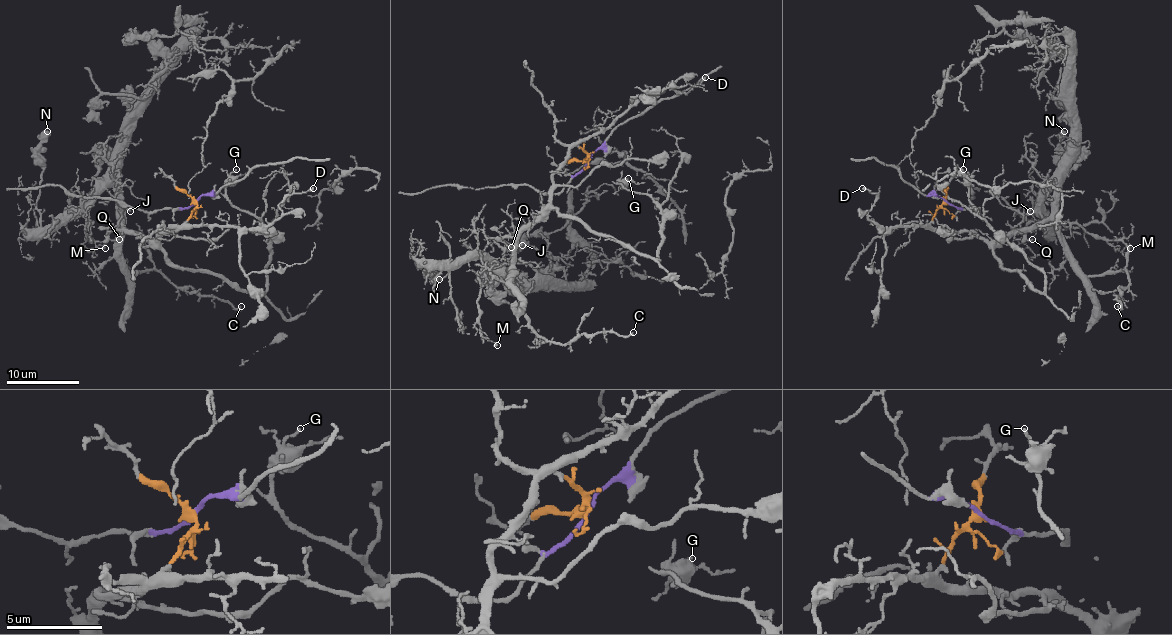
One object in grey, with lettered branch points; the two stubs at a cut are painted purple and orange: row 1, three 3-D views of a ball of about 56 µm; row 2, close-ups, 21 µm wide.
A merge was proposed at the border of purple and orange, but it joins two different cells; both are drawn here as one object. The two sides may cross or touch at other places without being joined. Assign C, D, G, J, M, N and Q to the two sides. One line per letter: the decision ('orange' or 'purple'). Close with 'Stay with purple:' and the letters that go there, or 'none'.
C: orange
D: orange
G: orange
J: orange
M: orange
N: orange
Q: orange
Stay with purple: none

